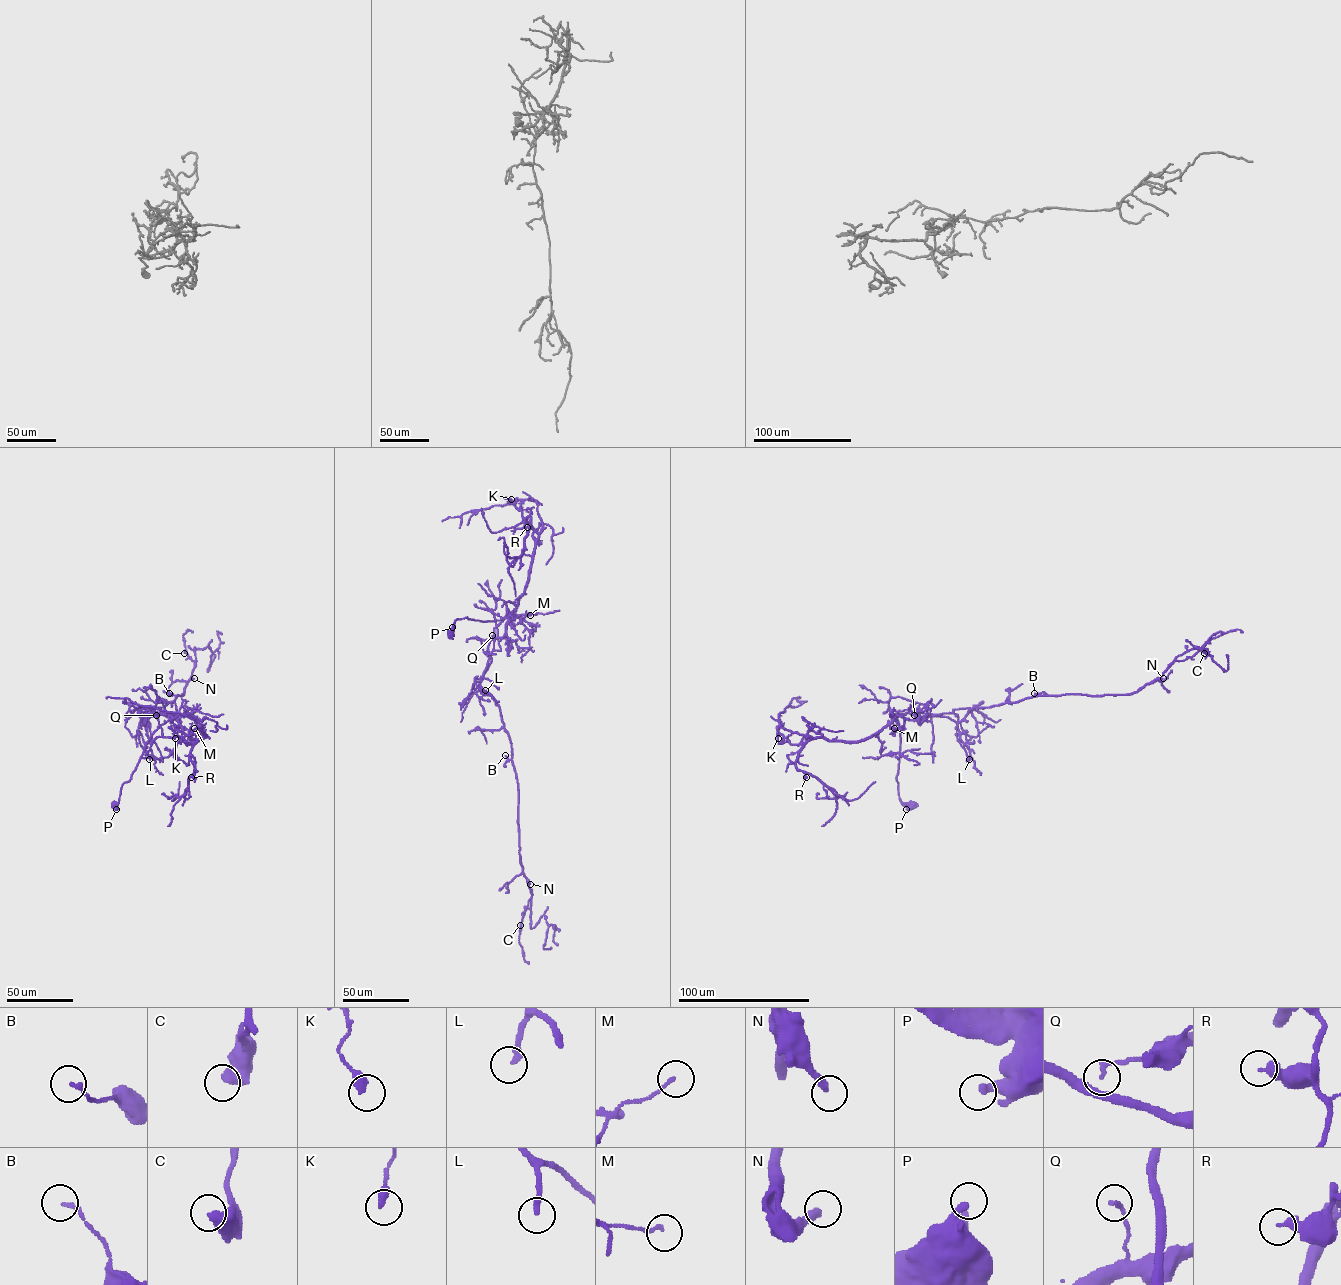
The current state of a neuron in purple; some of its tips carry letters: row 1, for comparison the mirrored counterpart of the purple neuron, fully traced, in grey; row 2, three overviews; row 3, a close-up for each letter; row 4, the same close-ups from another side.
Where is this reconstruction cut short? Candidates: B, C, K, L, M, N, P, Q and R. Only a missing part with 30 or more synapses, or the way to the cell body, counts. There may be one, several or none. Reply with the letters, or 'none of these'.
N

